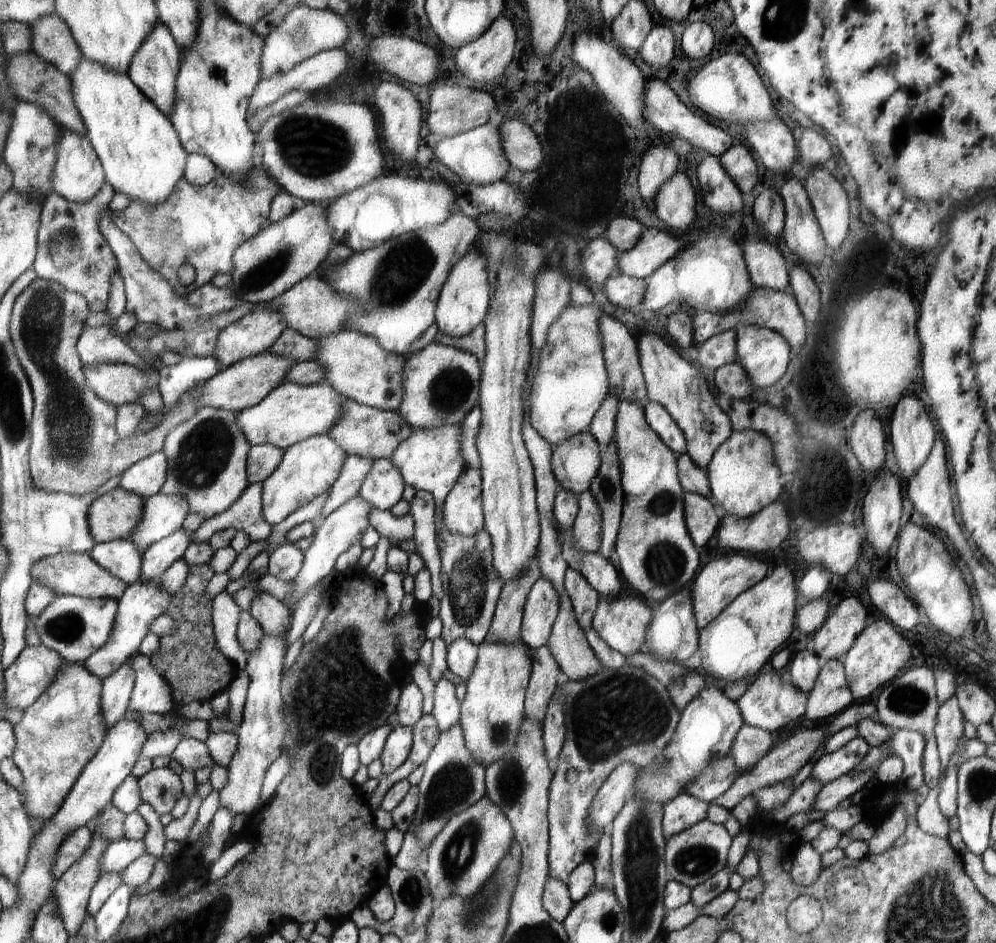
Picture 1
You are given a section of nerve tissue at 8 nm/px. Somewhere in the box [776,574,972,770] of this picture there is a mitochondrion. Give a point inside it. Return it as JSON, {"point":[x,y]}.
{"point":[910,699]}

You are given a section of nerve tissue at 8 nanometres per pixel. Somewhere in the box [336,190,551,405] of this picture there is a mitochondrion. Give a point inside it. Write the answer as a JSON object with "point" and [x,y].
{"point":[399,273]}

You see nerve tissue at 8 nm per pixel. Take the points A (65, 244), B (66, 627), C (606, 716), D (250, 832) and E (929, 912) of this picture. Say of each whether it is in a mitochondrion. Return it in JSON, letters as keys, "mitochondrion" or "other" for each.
{"A":"mitochondrion","B":"mitochondrion","C":"mitochondrion","D":"other","E":"mitochondrion"}

